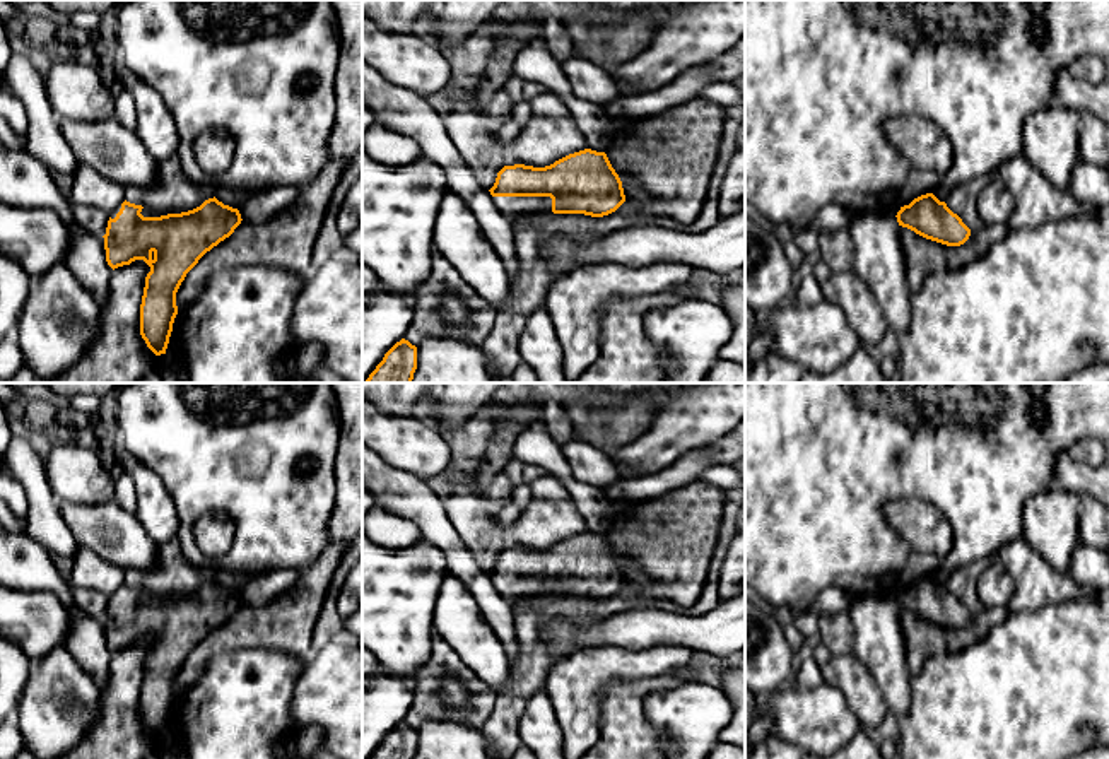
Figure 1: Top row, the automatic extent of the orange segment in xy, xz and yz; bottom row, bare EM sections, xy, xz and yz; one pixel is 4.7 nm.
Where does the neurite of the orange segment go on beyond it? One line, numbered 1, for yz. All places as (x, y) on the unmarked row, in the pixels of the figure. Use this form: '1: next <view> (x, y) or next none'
1: next none

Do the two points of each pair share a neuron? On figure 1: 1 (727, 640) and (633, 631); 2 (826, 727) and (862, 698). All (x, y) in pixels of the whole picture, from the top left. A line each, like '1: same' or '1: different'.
1: same
2: different

